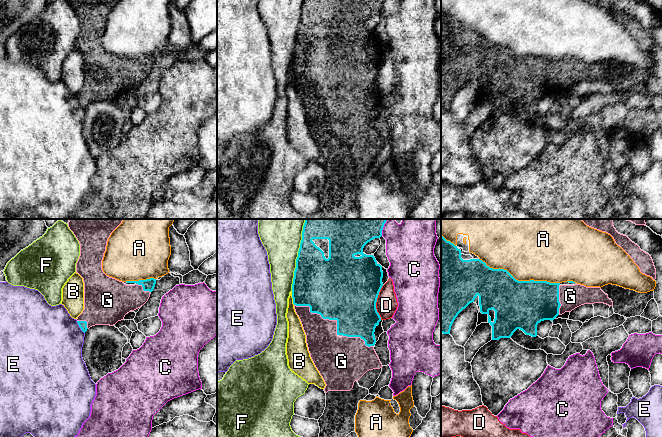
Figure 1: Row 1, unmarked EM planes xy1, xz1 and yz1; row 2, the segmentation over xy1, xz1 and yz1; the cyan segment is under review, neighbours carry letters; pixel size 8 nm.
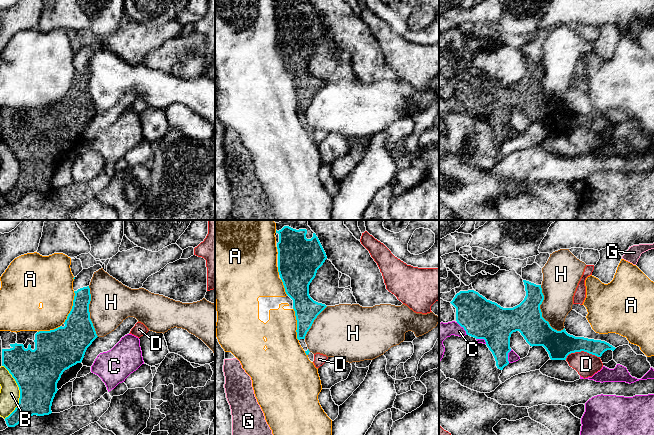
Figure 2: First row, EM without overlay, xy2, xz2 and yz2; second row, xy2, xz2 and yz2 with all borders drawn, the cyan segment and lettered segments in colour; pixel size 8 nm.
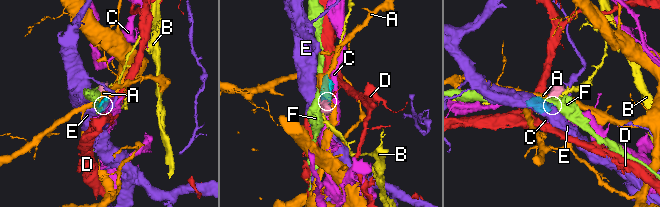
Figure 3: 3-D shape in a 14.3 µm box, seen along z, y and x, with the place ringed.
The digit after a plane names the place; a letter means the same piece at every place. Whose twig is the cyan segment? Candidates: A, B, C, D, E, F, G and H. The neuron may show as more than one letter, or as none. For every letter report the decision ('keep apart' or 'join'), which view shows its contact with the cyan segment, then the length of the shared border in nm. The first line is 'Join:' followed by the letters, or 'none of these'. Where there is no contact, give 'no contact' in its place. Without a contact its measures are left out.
Join: G
A: keep apart; meets cyan in yz1; contact 700 nm long
B: keep apart; meets cyan in xy2; contact 440 nm long
C: keep apart; meets cyan in yz2; contact 140 nm long
D: keep apart; meets cyan in yz2; contact 280 nm long
E: keep apart; meets cyan in xy1; contact 120 nm long
F: keep apart; meets cyan in xz1; contact 550 nm long
G: join; meets cyan in xz1; contact 420 nm long
H: keep apart; meets cyan in yz2; contact 400 nm long

